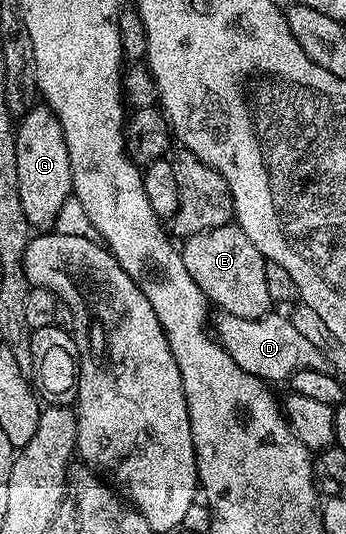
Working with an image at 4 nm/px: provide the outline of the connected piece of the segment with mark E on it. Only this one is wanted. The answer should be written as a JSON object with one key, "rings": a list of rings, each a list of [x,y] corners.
{"rings":[[[230,224],[223,228],[215,228],[211,232],[199,232],[184,239],[180,247],[181,259],[187,272],[191,274],[191,280],[205,293],[218,311],[230,314],[236,318],[264,318],[270,313],[274,305],[271,296],[267,292],[267,272],[265,271],[266,258],[261,255],[259,248],[247,240],[247,236],[241,231],[241,227]]]}

